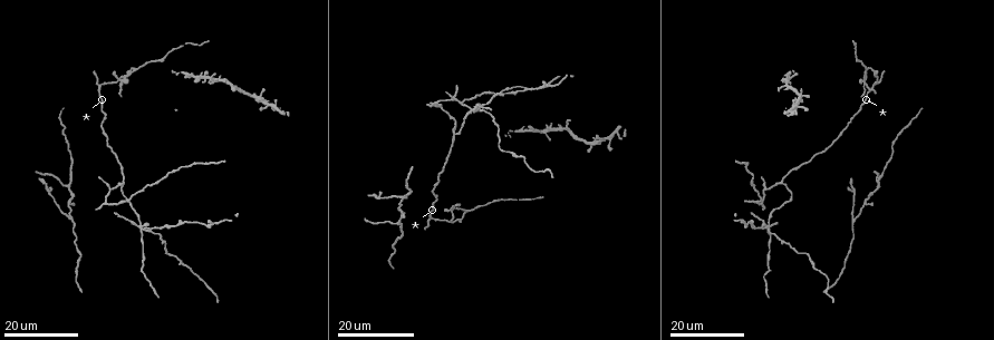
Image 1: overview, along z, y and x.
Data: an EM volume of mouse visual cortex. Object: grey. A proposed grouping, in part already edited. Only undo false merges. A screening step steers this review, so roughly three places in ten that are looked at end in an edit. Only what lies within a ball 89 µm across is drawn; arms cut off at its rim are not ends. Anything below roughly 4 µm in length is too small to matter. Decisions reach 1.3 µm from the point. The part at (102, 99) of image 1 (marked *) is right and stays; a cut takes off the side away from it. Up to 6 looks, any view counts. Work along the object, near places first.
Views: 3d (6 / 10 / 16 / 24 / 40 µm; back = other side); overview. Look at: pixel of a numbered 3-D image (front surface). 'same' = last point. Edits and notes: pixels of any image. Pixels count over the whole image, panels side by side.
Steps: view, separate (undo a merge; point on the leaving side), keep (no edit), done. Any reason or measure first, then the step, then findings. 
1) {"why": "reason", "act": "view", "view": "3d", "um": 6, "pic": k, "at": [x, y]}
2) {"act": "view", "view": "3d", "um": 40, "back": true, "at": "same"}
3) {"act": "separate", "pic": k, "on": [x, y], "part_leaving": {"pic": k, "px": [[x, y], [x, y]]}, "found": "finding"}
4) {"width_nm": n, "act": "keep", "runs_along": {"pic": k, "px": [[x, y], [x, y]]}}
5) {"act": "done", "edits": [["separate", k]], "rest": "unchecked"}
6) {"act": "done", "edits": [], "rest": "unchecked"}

{"why": "three arms meet", "act": "view", "view": "3d", "um": 24, "pic": 1, "at": [136, 71]}

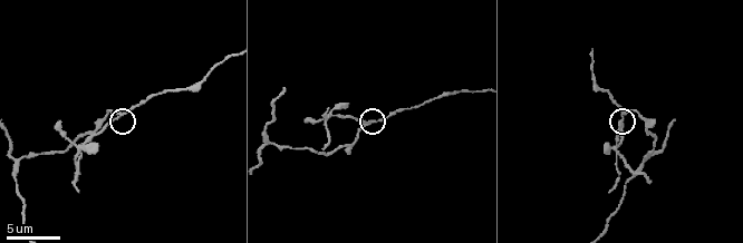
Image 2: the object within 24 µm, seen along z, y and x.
{"act": "view", "view": "3d", "um": 6, "pic": 2, "at": [117, 114]}

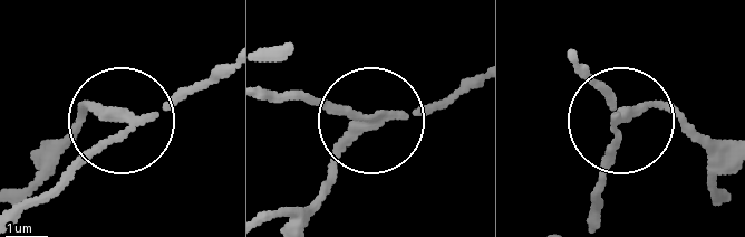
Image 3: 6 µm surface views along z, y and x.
{"side_arm_um": 10, "arms": 3, "act": "separate", "pic": 3, "on": [89, 157], "found": "a second neuron is stuck on"}

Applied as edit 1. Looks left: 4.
{"why": "arms part here", "act": "view", "view": "3d", "um": 24, "pic": 1, "at": [72, 220]}

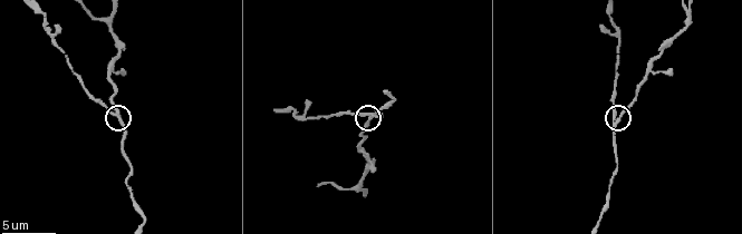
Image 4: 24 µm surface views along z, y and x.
{"act": "view", "view": "3d", "um": 6, "pic": 4, "at": [366, 113]}

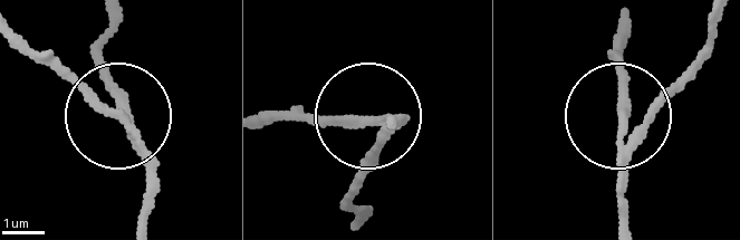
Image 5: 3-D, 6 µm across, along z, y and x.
{"act": "view", "view": "3d", "um": 6, "back": true, "pic": 5, "at": [624, 114]}

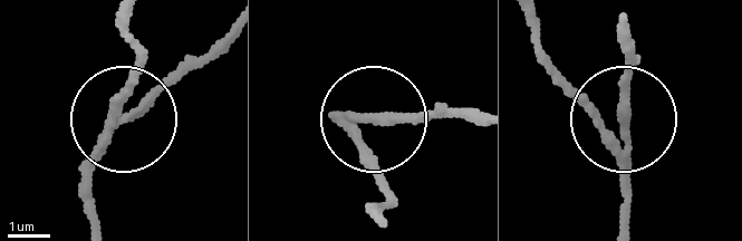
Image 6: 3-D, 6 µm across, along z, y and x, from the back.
{"act": "keep", "runs_along": {"pic": 6, "px": [[526, 22], [540, 54], [615, 118], [626, 114], [626, 47]]}, "found": "all the same neuron"}

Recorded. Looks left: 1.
{"act": "done", "edits": [["separate", 3]], "rest": "unchecked"}

